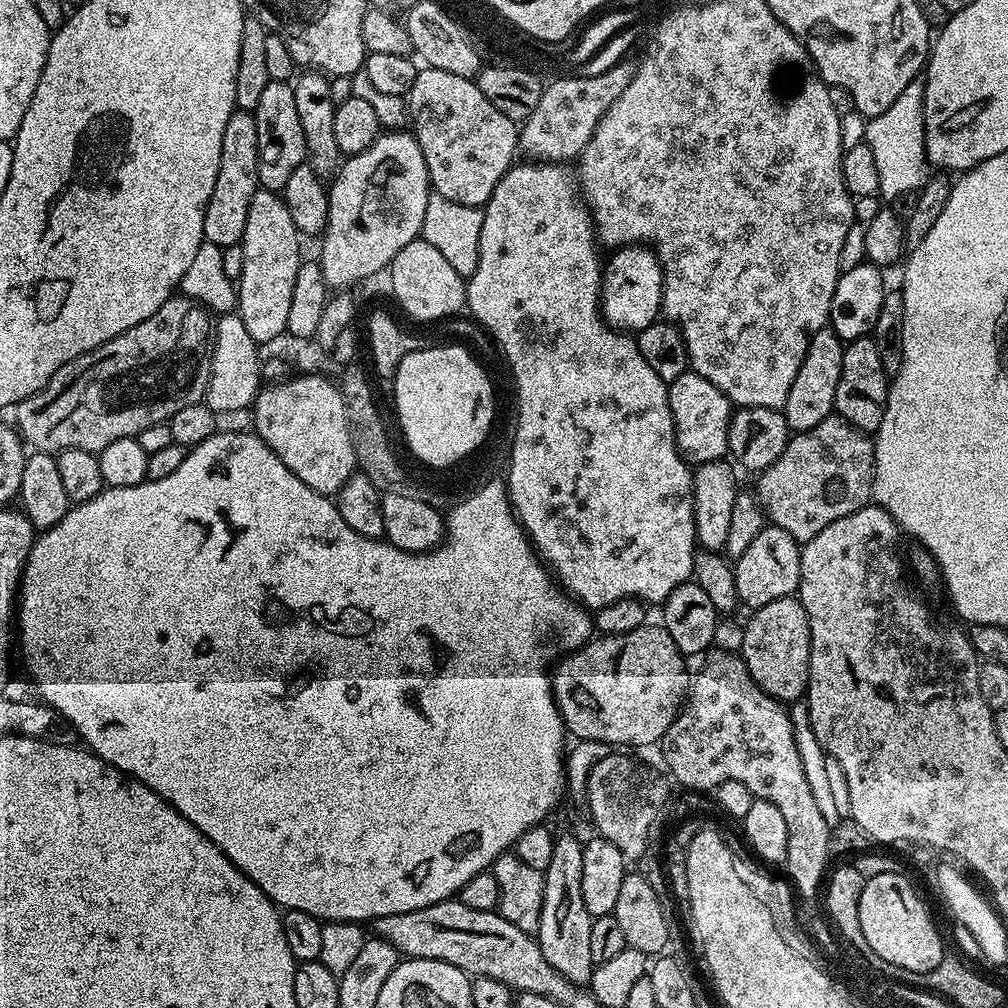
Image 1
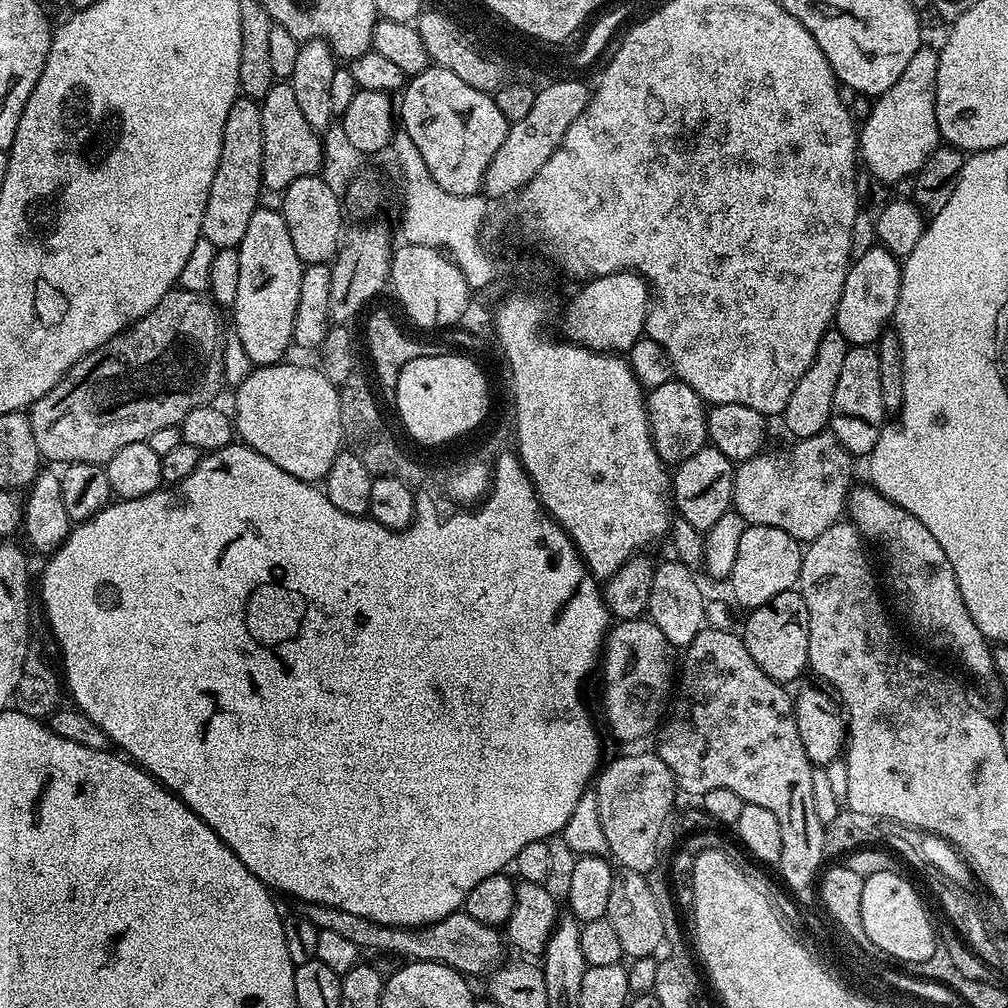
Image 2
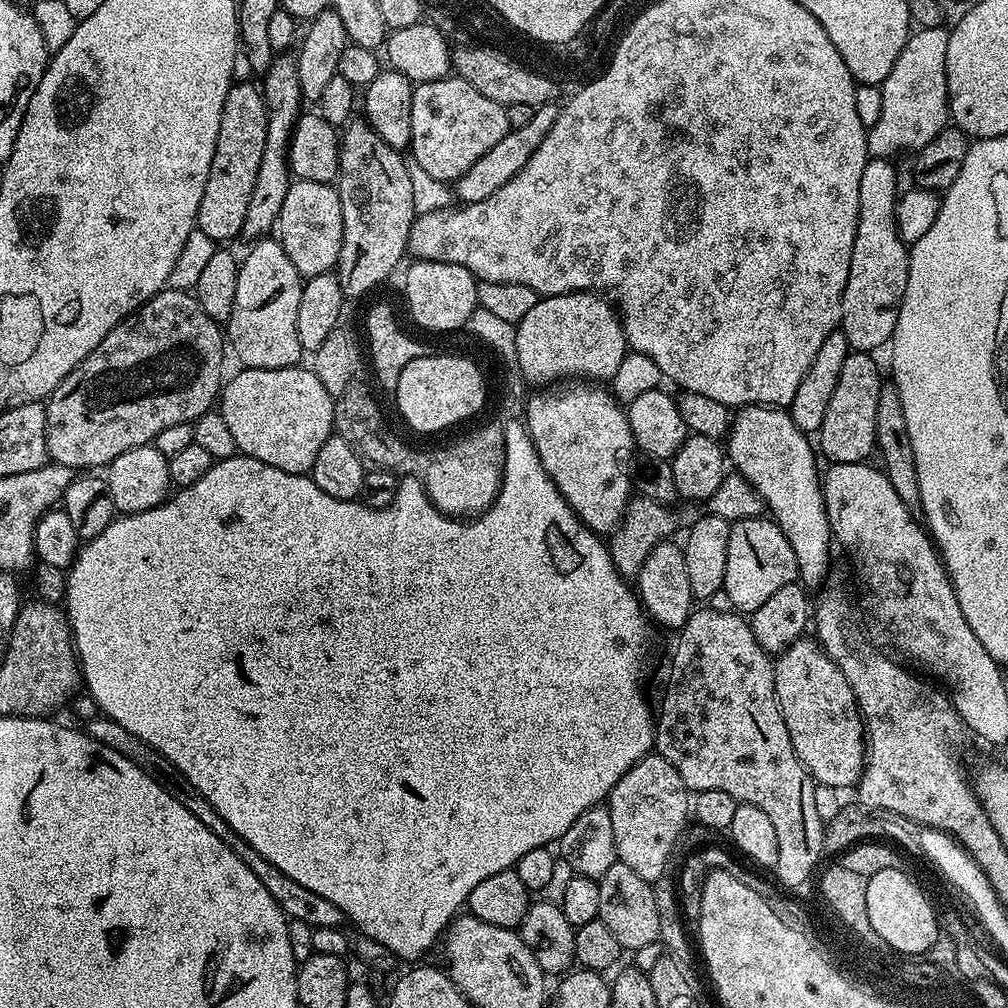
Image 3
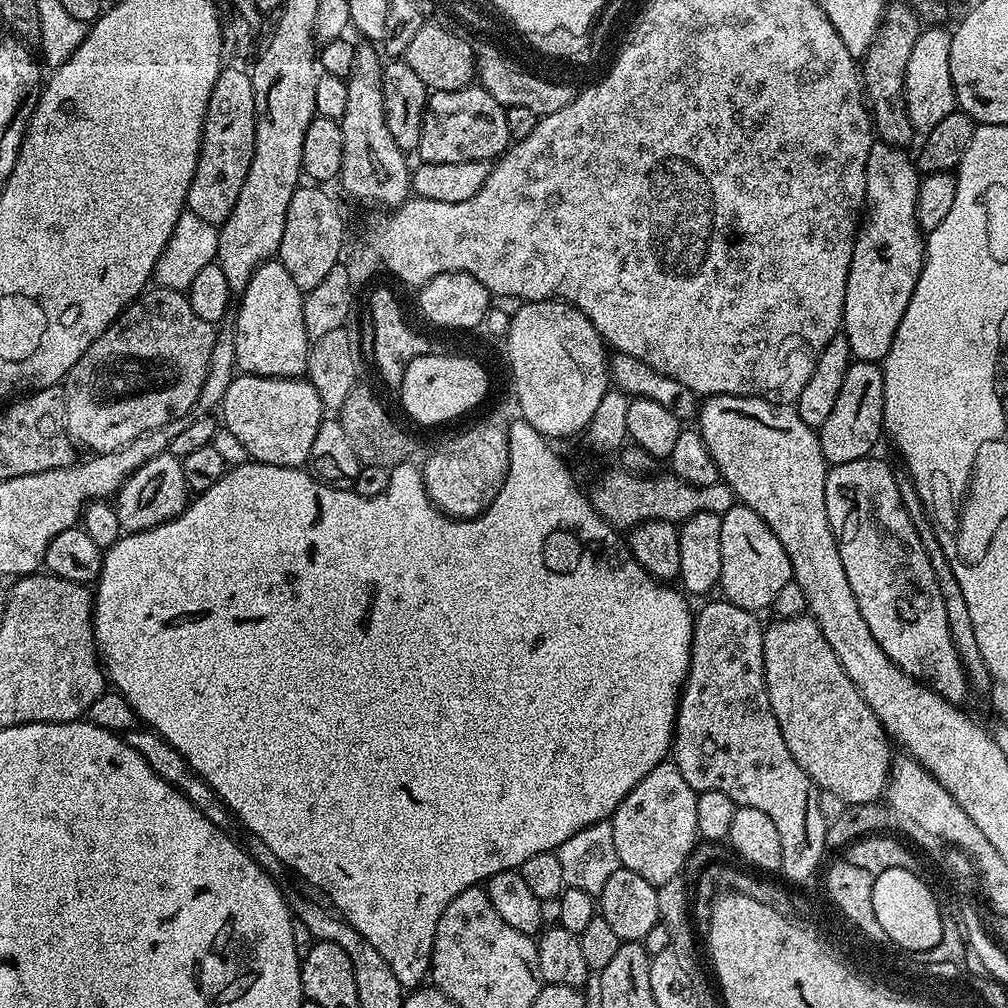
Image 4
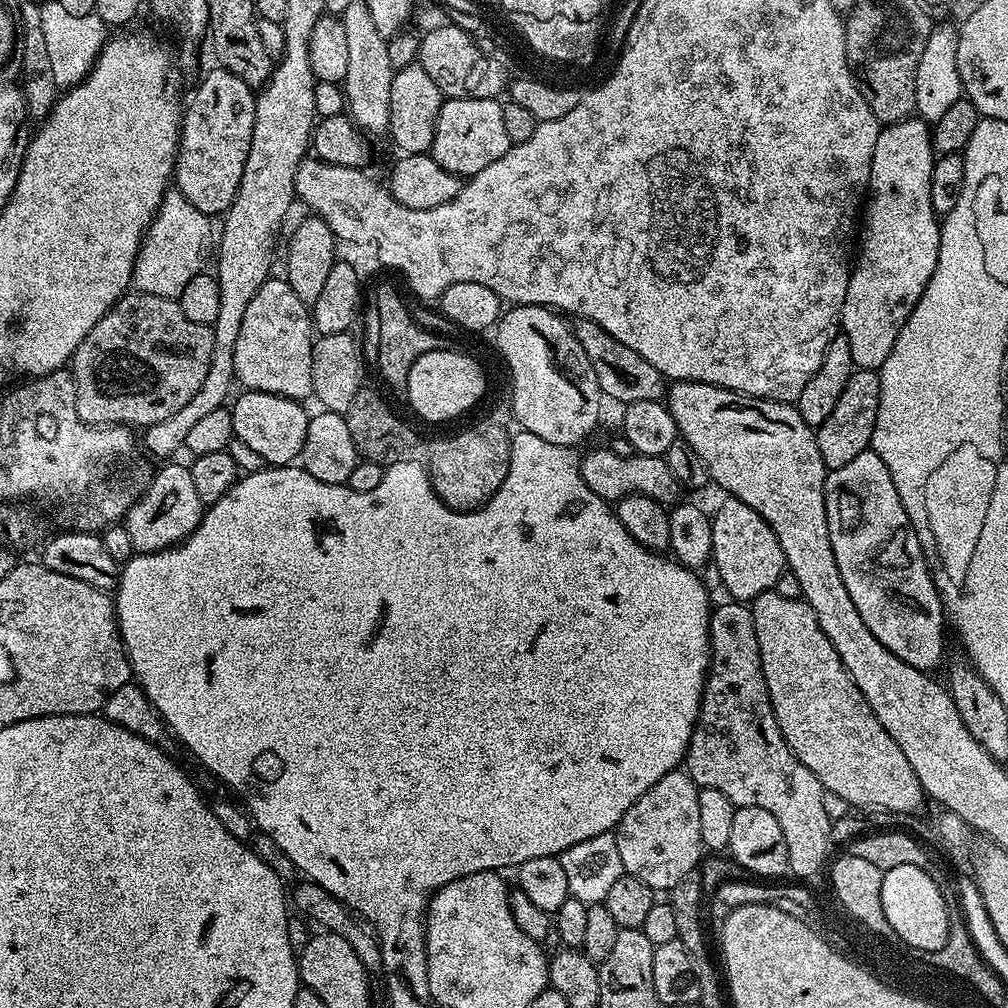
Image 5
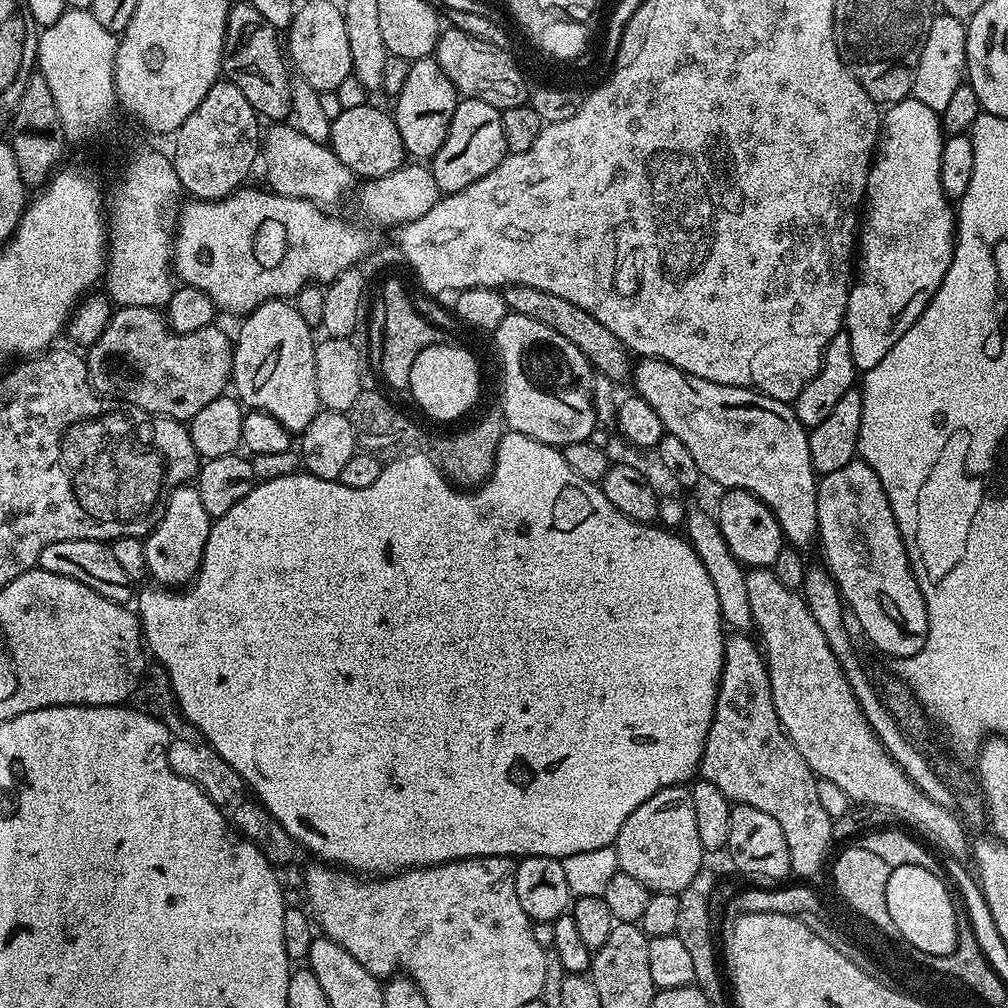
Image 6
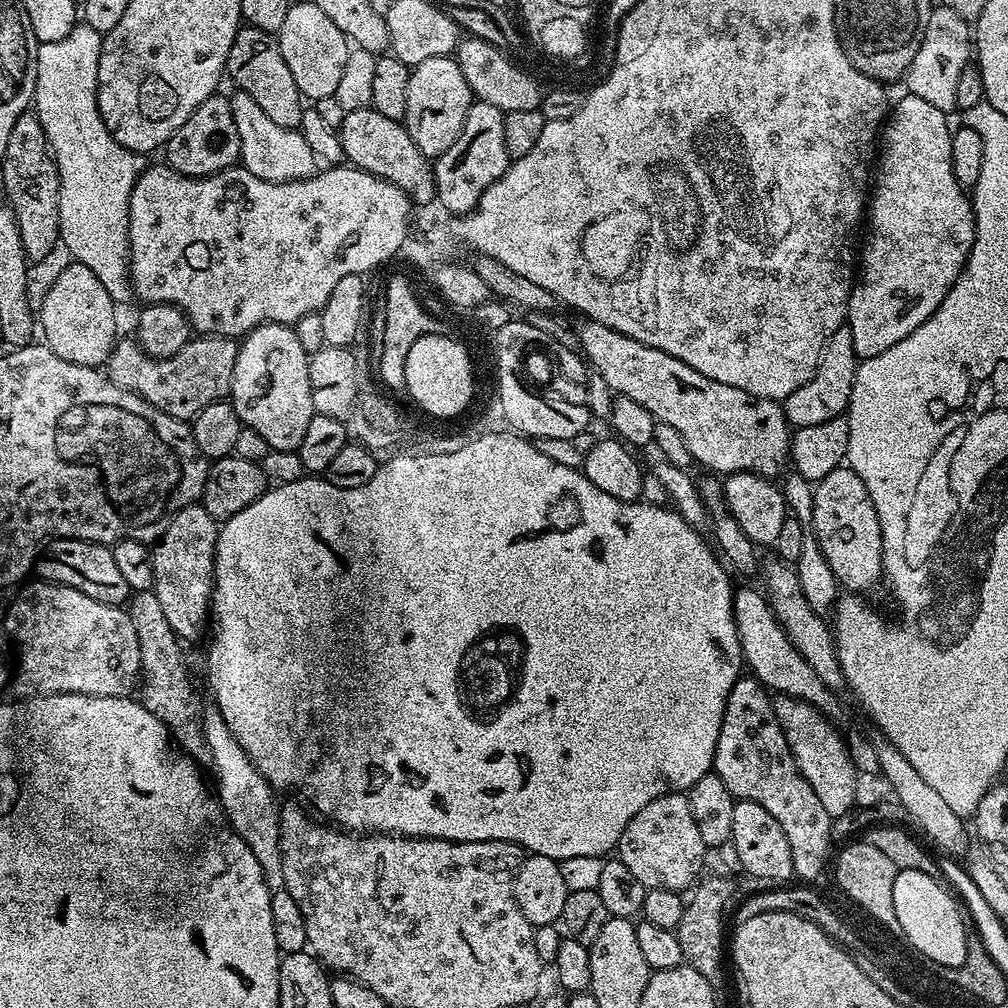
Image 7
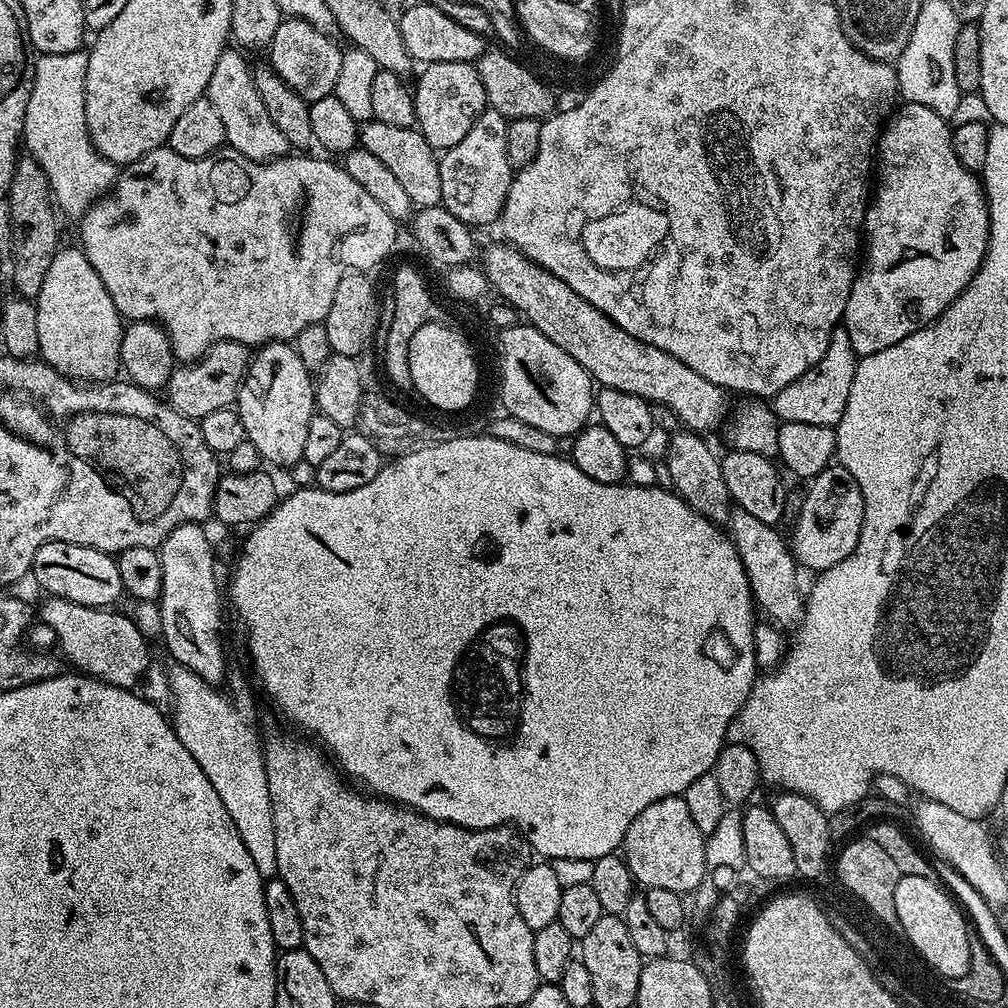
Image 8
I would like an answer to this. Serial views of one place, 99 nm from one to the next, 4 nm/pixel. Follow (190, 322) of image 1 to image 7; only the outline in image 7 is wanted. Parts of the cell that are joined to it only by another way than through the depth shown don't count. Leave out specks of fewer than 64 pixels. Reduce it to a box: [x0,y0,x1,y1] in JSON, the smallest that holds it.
[106,334,237,422]

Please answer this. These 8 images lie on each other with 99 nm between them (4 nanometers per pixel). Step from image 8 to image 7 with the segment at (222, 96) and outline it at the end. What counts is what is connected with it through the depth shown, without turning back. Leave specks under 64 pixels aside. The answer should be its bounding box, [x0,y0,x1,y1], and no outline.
[231,90,318,182]

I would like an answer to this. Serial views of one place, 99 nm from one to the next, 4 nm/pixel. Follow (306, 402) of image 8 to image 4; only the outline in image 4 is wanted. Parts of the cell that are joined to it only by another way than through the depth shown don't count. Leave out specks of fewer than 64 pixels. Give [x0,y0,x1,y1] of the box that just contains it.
[234,258,310,378]

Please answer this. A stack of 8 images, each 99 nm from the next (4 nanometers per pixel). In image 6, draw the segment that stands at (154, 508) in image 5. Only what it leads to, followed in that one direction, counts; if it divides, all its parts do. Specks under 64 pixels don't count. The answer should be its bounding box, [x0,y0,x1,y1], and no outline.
[143,483,213,586]

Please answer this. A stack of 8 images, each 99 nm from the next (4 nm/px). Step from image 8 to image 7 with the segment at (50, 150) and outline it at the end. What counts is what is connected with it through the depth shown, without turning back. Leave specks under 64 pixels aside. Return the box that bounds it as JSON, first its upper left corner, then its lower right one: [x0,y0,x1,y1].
[34,22,146,302]

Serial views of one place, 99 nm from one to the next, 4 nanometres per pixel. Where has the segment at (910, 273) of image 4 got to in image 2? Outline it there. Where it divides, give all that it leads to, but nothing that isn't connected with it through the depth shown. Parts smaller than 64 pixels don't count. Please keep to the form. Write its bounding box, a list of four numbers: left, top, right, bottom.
[834,247,901,346]

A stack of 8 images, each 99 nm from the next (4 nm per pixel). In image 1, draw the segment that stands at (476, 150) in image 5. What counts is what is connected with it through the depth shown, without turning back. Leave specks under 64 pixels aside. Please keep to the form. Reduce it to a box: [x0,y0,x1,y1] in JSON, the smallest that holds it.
[410,66,518,208]

